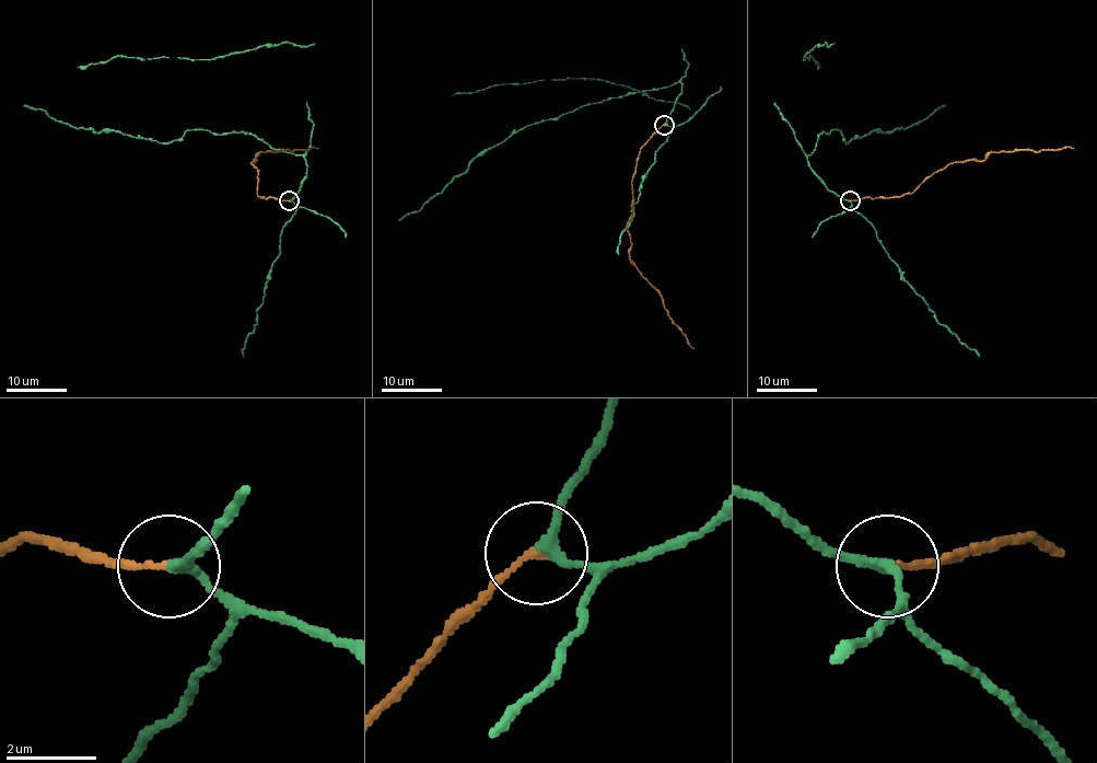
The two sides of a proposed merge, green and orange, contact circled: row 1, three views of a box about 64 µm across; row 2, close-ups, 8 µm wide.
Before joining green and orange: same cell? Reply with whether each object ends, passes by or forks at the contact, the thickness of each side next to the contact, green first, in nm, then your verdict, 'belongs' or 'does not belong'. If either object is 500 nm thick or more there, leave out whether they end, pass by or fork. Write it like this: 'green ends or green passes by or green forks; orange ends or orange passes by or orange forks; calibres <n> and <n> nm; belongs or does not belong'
green passes by; orange ends; calibres 200 and 170 nm; belongs

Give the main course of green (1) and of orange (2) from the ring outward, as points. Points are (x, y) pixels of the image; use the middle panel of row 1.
1: (664, 124), (681, 92), (679, 82), (588, 103), (553, 119), (525, 126), (485, 149), (418, 210), (398, 221)
2: (664, 124), (640, 150), (631, 181), (632, 220), (627, 226), (630, 261), (656, 290), (667, 315), (693, 348)

